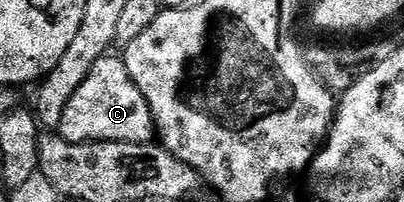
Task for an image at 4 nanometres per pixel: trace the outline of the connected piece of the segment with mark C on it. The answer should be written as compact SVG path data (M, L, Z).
M105 56L93 64L93 72L85 78L81 88L73 94L73 100L69 100L68 107L65 108L65 116L61 116L61 124L57 127L57 132L65 140L75 144L85 144L86 142L150 142L156 137L155 115L152 114L141 88L129 76L129 68L125 68L122 57Z

